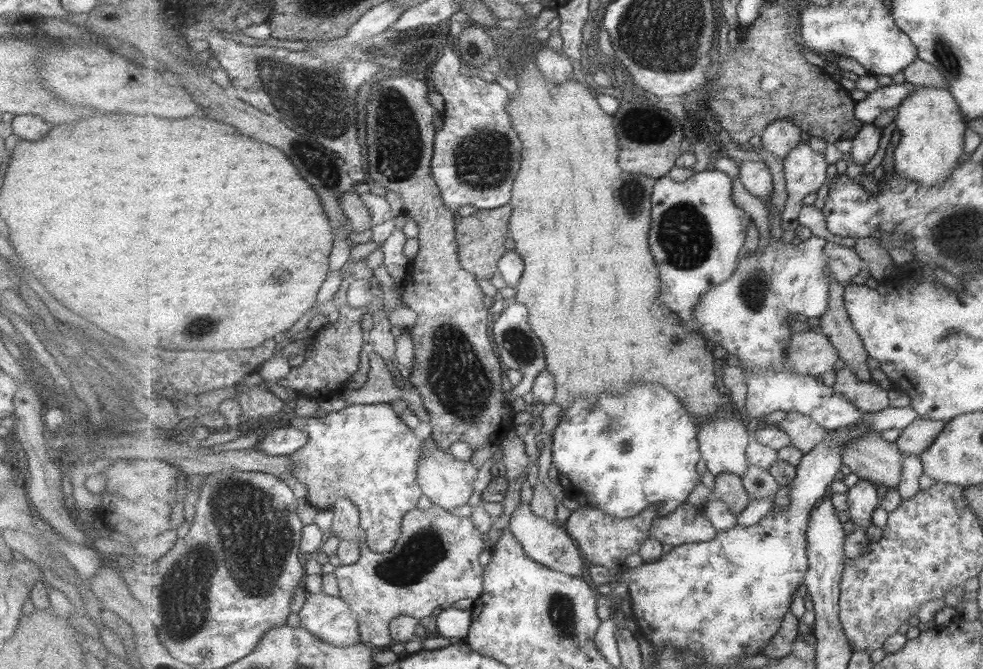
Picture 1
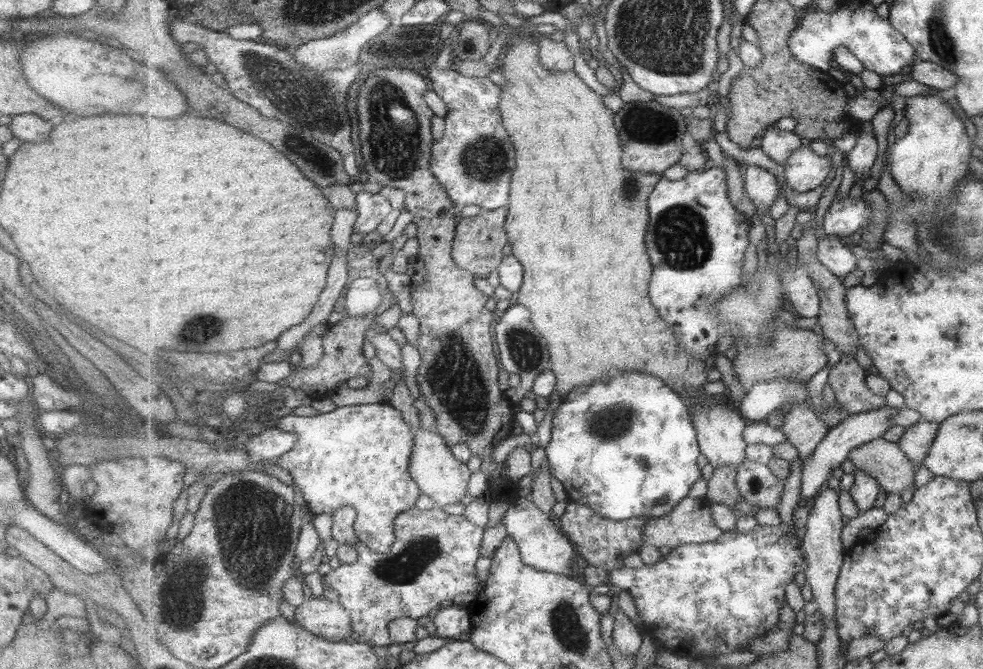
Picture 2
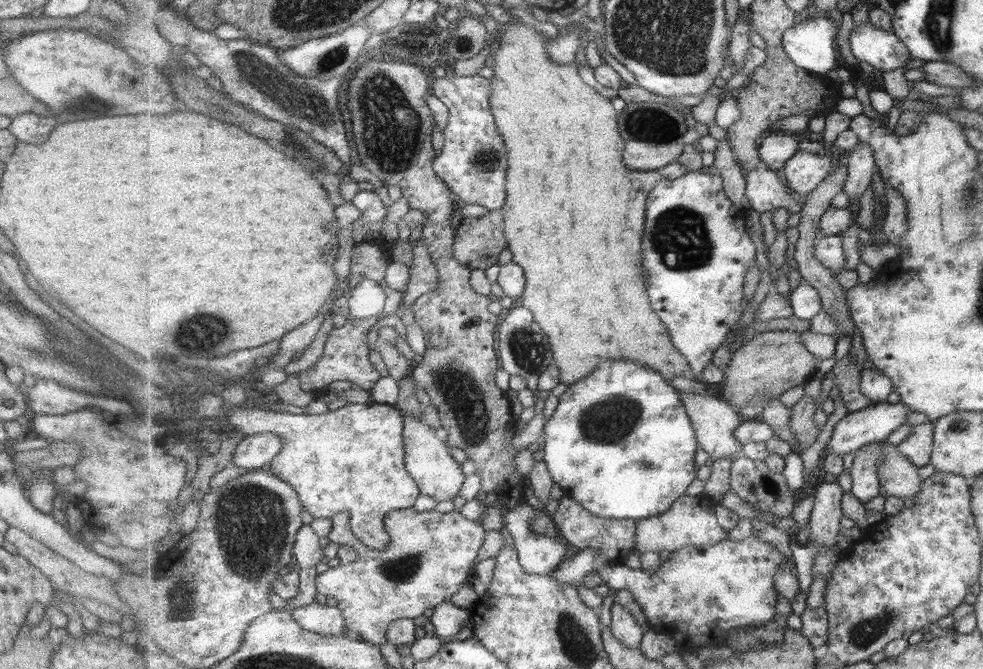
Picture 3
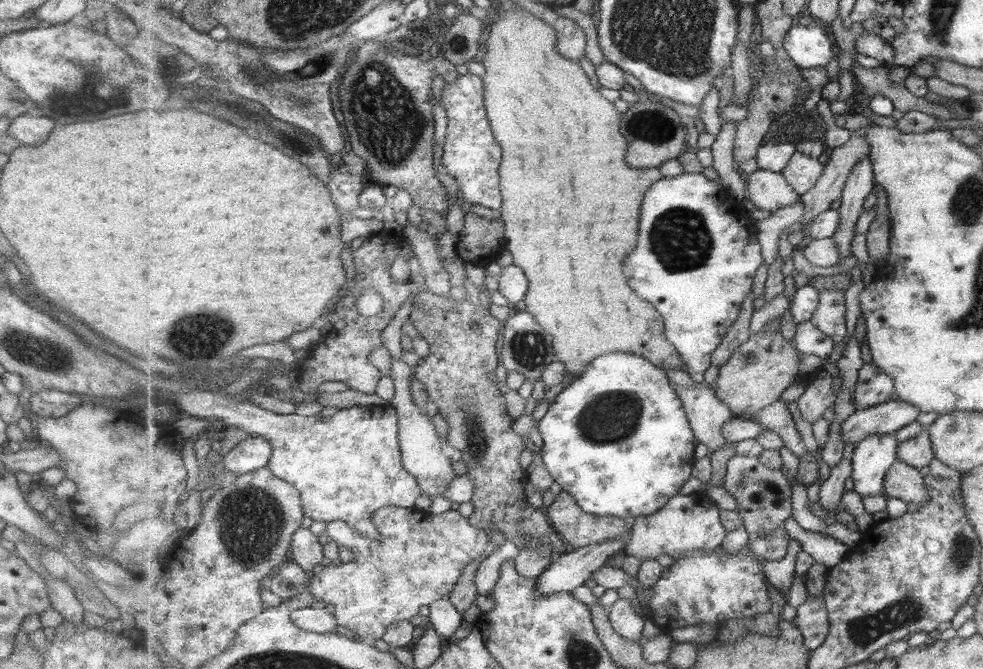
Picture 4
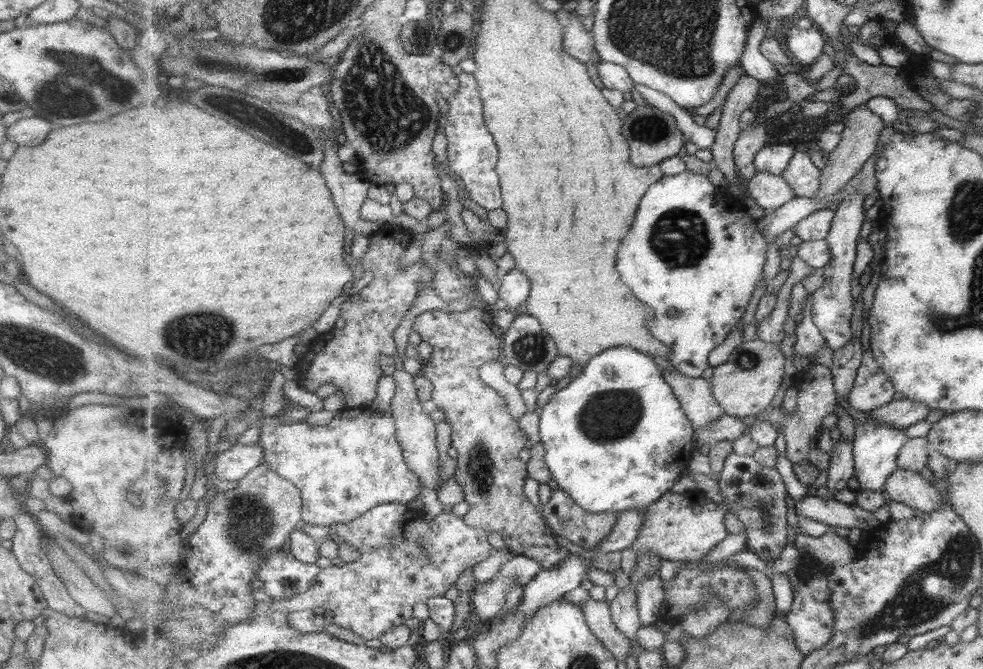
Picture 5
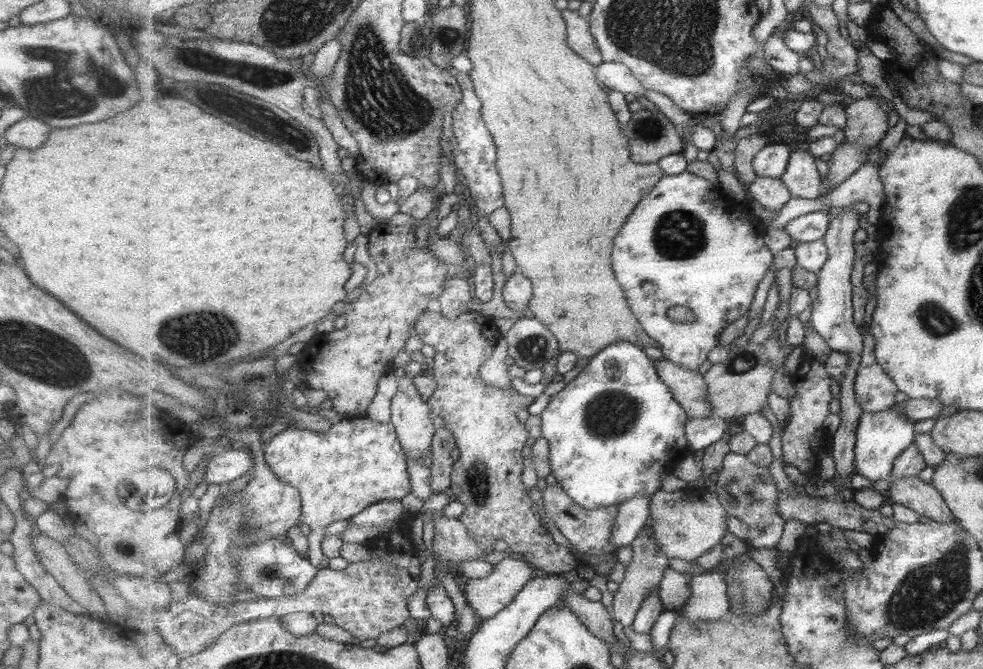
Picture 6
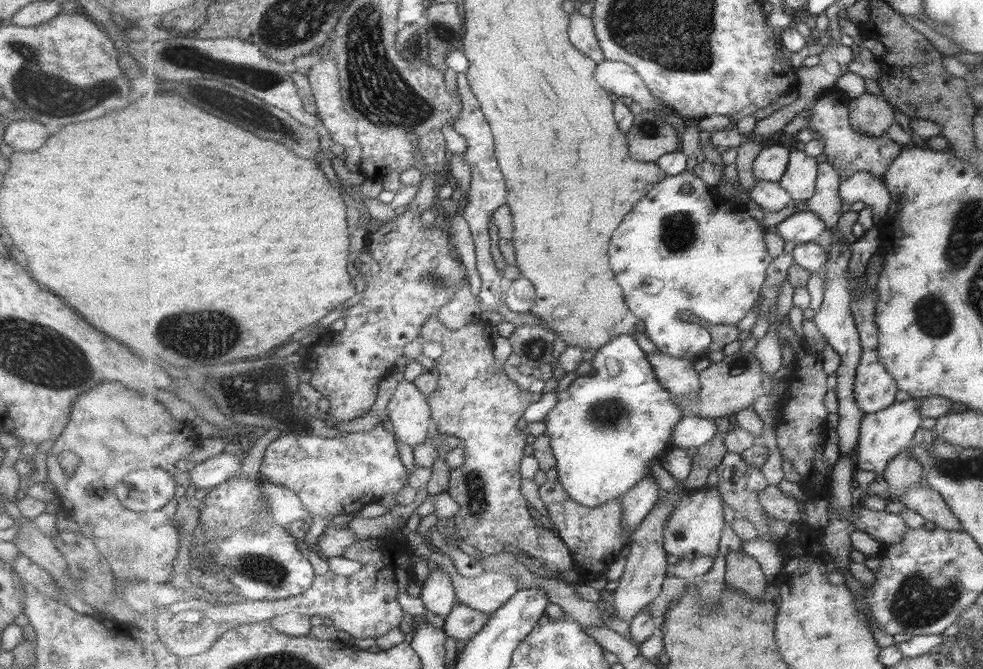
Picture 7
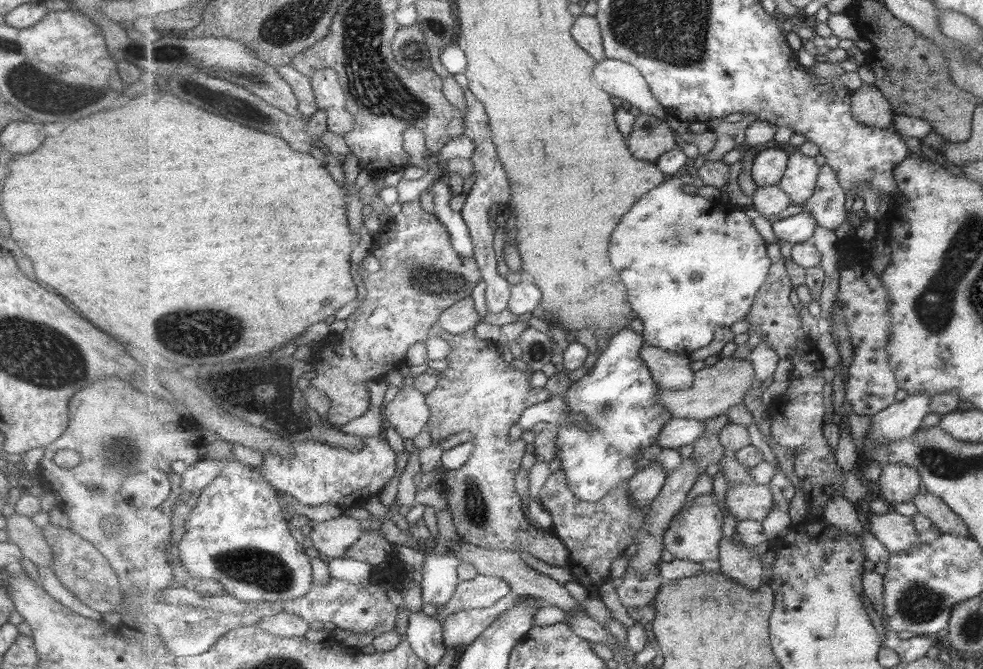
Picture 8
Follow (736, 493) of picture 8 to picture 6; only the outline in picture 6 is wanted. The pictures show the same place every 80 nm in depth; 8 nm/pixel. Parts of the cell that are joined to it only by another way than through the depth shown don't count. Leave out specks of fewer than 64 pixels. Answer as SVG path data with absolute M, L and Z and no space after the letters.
M779 491L776 500L776 509L778 513L785 520L799 520L804 523L825 522L829 523L832 527L839 527L845 530L857 530L859 532L868 533L873 535L885 535L891 532L898 526L898 520L892 515L890 517L883 516L881 512L876 510L869 510L861 506L855 500L843 500L843 498L825 498L819 499L807 494L796 495L791 494L789 491Z

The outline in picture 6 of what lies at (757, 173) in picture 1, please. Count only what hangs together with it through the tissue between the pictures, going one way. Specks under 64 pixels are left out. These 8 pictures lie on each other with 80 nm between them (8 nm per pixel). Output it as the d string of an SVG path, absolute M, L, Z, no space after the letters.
M759 176L753 184L747 187L751 197L772 213L779 214L793 199L789 187L780 178Z

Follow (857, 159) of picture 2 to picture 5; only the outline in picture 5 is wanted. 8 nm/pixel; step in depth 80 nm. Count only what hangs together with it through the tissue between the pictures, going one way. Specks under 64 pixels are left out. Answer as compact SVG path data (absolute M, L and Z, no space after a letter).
M857 193L845 198L845 201L838 206L833 220L833 228L827 236L827 243L831 249L833 260L823 272L825 282L823 286L811 294L811 309L814 316L814 323L825 337L827 346L836 351L849 345L849 341L855 339L853 332L852 318L854 315L853 304L853 270L857 260L857 240L865 222L865 210L863 210L865 195Z

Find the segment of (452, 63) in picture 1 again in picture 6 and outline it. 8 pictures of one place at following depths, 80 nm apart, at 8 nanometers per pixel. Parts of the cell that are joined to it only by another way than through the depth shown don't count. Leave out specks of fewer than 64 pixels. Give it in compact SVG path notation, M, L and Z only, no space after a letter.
M458 73L456 77L460 81L463 100L457 110L452 112L453 130L457 142L449 148L452 148L454 152L455 169L467 180L471 196L478 210L477 219L481 216L489 218L499 208L505 207L504 184L498 171L496 140L482 115L482 102L476 93L470 73Z

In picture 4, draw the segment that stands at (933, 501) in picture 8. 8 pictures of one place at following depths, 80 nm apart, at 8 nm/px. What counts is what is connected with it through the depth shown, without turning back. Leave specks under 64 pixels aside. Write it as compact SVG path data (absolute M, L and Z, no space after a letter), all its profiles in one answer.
M899 459L886 475L885 488L884 492L889 497L900 498L910 503L913 508L923 506L932 499L928 485L919 469Z

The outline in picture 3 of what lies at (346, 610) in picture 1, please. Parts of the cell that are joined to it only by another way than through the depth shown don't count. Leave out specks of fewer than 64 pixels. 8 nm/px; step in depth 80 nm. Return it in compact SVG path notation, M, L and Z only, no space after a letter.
M319 604L300 606L294 610L295 620L305 629L323 636L343 635L345 617L339 607Z

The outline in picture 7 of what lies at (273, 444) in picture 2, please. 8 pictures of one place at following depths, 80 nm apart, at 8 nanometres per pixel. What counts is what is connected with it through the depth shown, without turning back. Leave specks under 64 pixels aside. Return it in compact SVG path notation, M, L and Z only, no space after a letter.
M221 453L215 458L210 458L189 468L195 489L210 491L221 486L223 482L229 482L229 478L241 472L241 468L243 468L241 460L233 454Z

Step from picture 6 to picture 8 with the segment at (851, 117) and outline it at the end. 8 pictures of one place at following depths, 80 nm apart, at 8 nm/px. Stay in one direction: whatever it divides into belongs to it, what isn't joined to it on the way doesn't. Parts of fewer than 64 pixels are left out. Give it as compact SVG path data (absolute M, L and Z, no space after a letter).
M866 83L852 93L852 111L862 123L884 129L894 125L897 115L881 89Z

